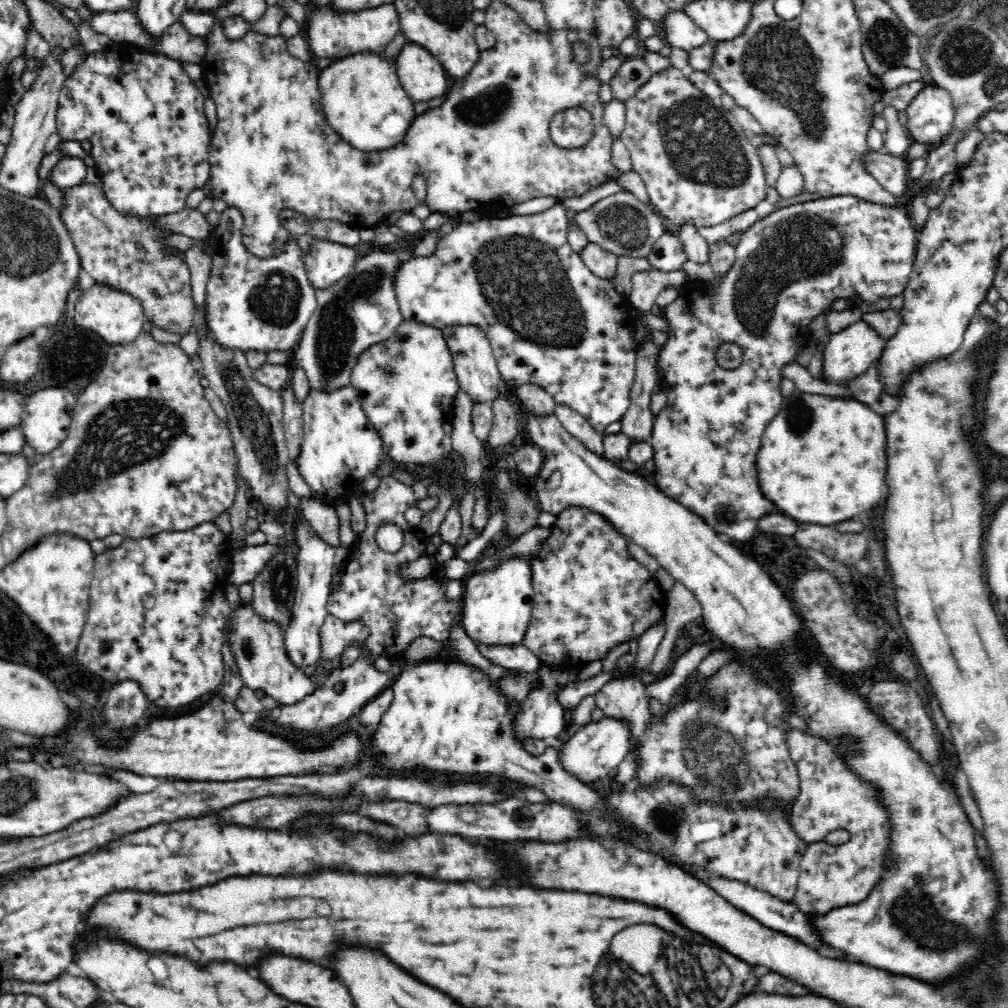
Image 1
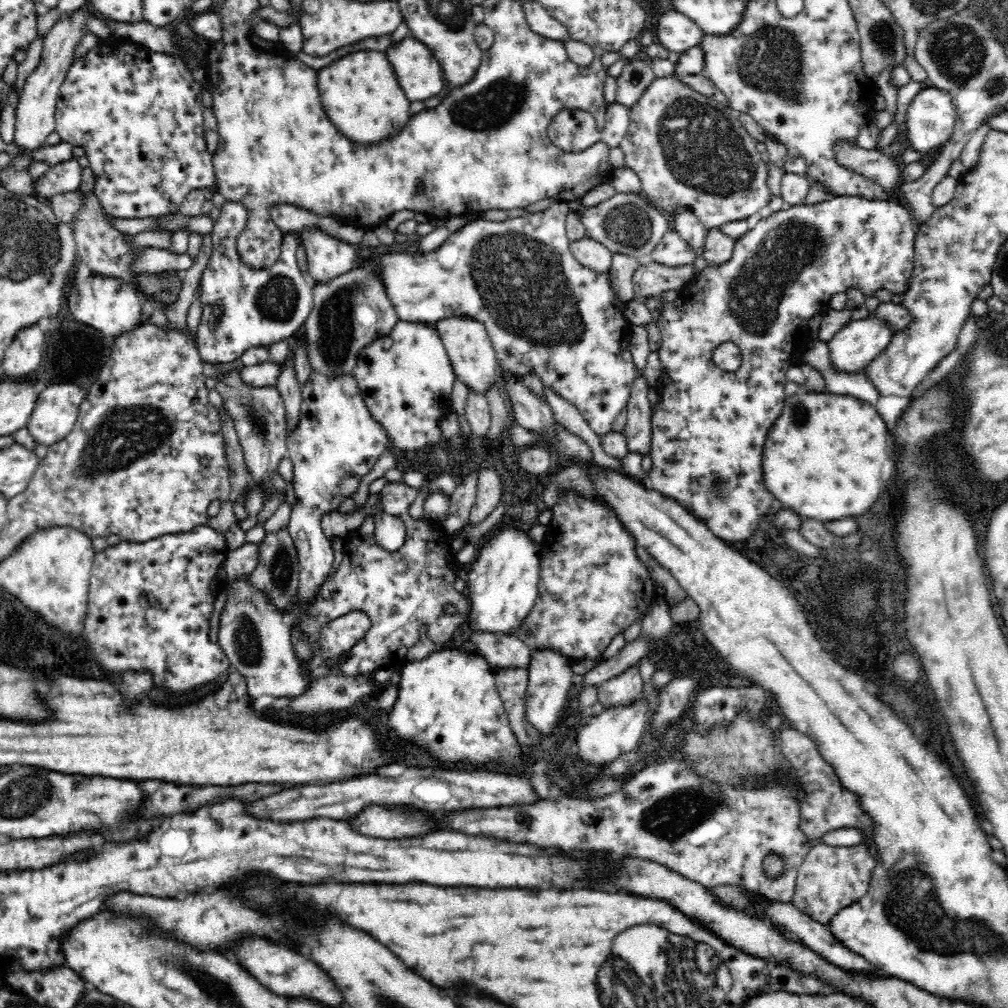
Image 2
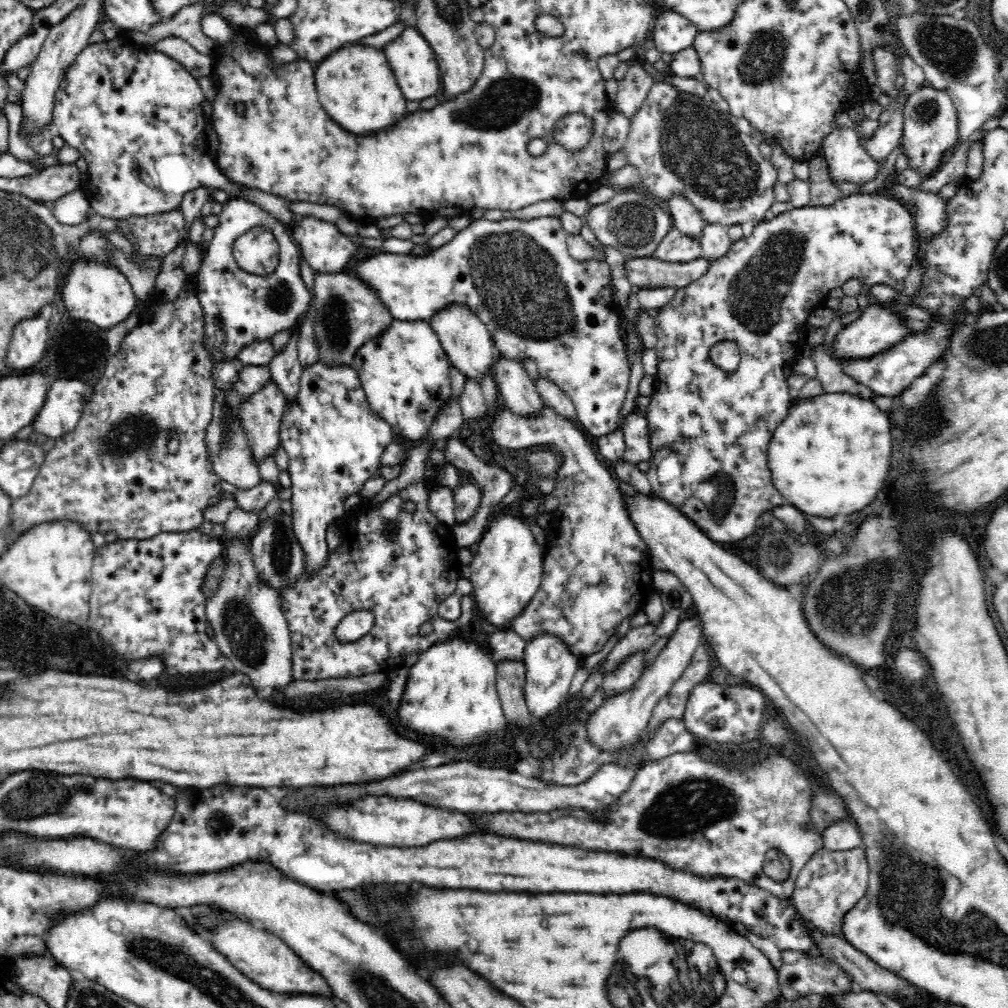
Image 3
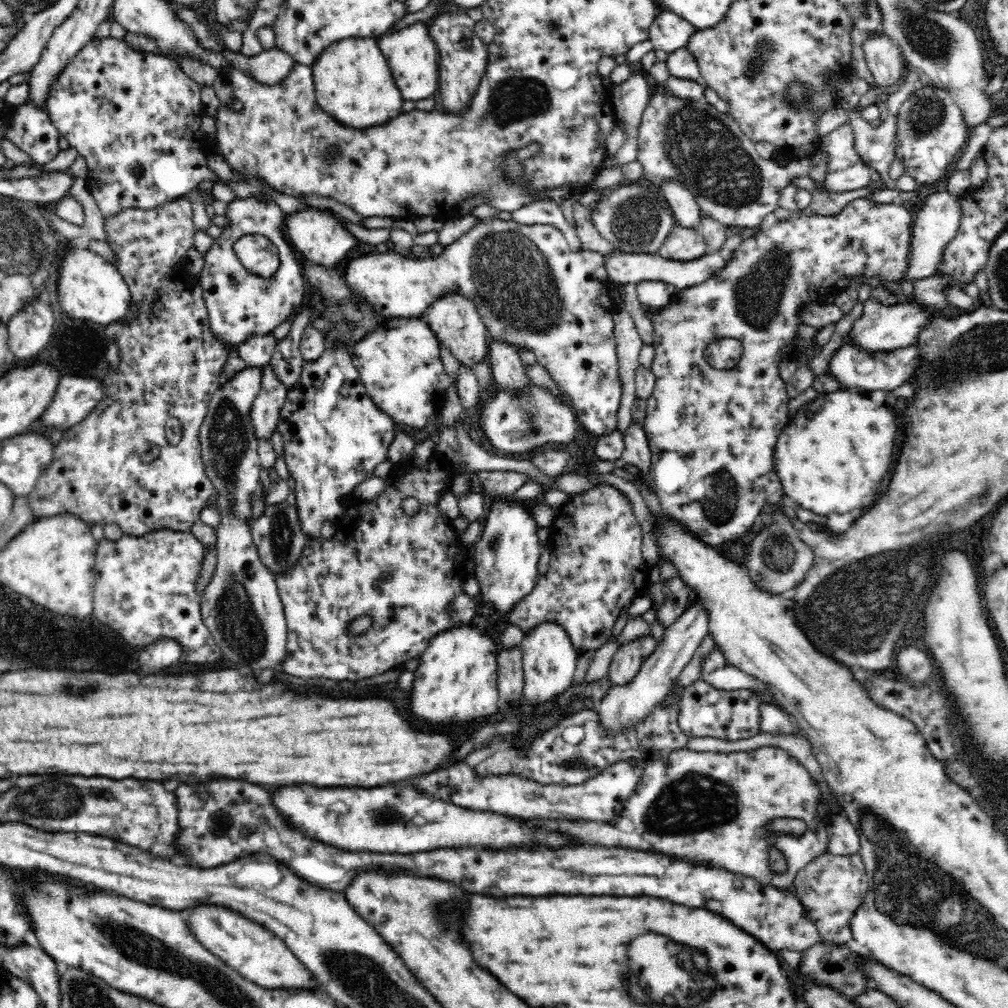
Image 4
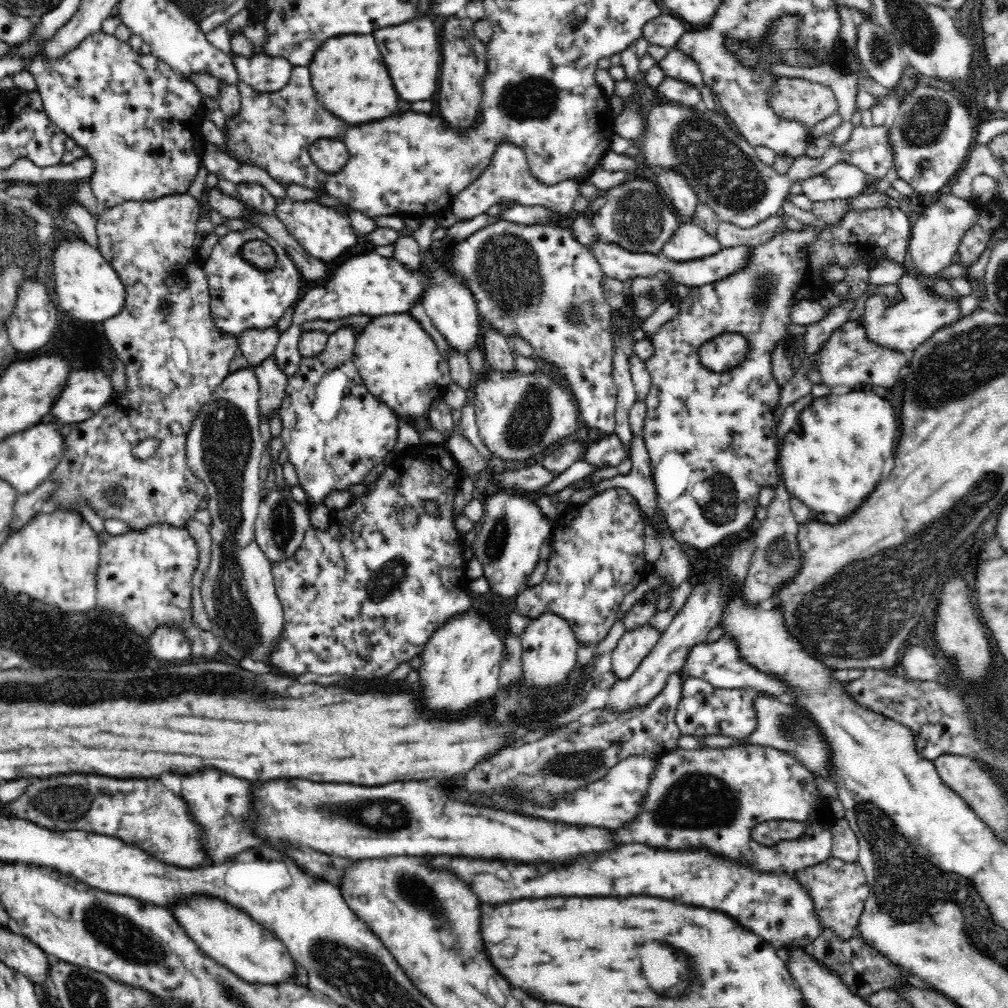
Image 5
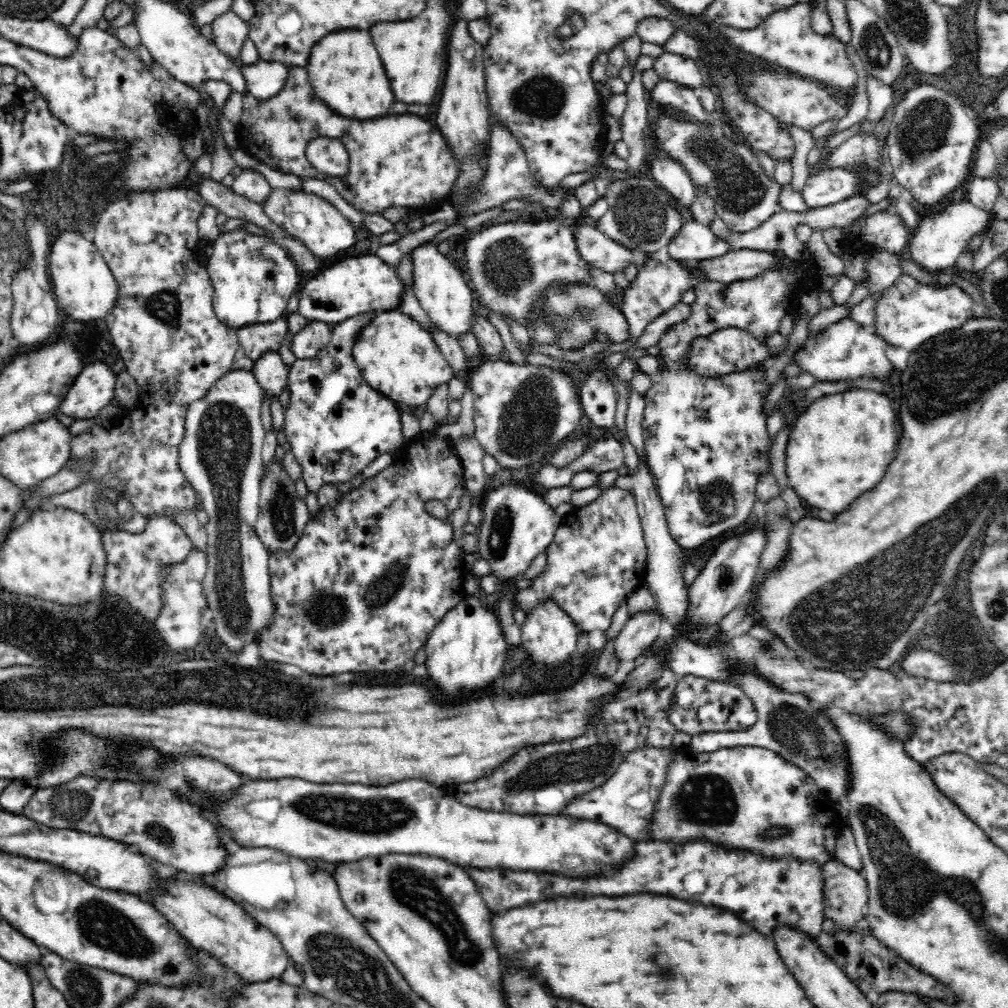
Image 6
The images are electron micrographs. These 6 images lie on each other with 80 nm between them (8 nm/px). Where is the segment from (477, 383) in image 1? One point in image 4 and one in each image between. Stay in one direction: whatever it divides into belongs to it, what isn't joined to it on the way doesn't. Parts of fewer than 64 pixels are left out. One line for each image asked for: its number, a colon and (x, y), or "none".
2: (474, 360)
3: (468, 343)
4: (454, 318)

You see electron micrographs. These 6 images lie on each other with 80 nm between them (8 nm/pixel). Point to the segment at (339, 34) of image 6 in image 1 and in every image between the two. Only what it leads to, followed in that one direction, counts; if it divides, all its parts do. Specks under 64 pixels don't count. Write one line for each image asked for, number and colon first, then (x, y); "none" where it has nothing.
1: (361, 96)
2: (359, 92)
3: (355, 85)
4: (352, 81)
5: (358, 90)

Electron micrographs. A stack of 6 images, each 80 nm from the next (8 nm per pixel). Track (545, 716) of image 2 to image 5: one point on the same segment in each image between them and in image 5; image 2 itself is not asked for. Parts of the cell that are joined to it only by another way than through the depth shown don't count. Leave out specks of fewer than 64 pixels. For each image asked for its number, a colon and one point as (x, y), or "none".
3: (550, 667)
4: (549, 659)
5: (549, 644)

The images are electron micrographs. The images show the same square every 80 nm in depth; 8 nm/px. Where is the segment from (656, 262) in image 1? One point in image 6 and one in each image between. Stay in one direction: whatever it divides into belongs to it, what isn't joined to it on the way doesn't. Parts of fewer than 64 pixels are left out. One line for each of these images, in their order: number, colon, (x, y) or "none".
2: (673, 251)
3: (677, 247)
4: (684, 244)
5: (690, 242)
6: (695, 242)

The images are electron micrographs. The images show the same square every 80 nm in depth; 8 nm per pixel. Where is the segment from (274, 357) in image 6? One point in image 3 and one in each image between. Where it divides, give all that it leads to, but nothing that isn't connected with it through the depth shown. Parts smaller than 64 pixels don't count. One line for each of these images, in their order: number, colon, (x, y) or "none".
3: (260, 415)
4: (265, 411)
5: (272, 381)

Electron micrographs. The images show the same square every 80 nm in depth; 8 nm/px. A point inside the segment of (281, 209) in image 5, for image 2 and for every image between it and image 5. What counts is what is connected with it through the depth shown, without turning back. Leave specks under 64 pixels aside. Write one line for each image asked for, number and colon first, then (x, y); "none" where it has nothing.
2: (328, 257)
3: (325, 248)
4: (323, 239)

